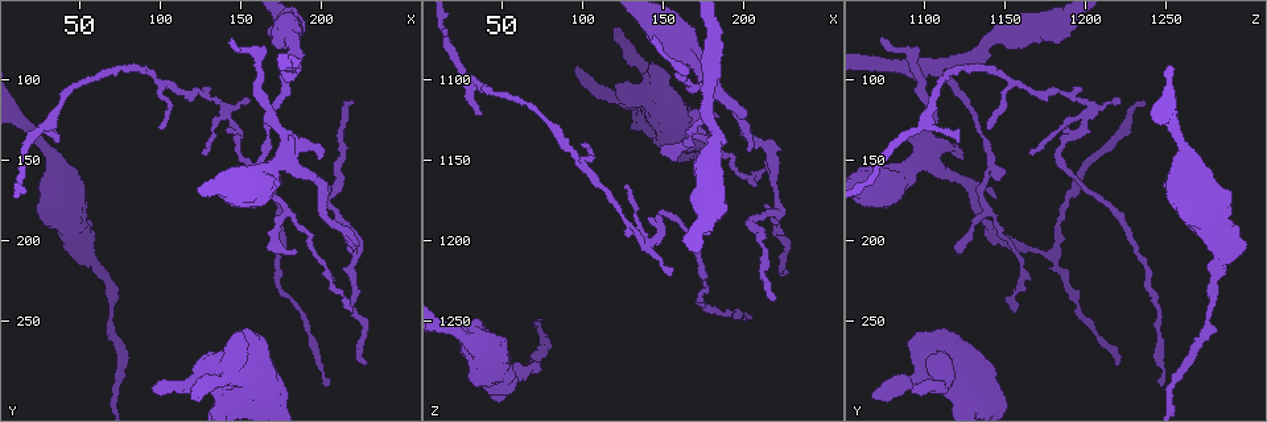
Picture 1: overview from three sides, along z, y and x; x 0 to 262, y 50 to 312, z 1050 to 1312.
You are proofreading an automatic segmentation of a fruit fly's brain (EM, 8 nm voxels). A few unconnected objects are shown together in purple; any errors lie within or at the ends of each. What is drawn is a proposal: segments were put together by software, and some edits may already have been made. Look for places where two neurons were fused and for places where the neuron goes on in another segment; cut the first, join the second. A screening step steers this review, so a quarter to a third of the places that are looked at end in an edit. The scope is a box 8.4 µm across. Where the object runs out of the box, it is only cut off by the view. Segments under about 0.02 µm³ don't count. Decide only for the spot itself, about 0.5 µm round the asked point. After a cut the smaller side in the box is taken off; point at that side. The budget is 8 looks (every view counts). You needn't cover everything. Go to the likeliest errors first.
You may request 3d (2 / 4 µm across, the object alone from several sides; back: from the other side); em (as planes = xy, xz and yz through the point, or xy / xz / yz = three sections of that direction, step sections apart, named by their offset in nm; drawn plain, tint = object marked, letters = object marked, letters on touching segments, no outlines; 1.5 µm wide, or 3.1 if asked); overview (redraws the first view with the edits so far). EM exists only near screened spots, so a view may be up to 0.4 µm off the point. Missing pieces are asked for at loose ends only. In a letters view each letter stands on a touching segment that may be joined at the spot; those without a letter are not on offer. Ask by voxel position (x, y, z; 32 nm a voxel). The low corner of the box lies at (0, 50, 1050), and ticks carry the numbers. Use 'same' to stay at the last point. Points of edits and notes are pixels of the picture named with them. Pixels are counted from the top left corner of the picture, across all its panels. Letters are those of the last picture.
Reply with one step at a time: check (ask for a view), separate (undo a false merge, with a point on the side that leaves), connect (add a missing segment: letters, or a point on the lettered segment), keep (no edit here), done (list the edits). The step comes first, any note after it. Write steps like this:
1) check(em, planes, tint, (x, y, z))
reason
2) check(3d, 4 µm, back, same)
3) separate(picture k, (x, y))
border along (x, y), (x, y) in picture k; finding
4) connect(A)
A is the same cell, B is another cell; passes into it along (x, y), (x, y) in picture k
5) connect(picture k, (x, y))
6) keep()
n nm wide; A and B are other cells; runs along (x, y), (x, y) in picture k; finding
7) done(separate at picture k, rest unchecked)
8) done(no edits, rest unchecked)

check(3d, 2 µm, (140, 122, 1202))

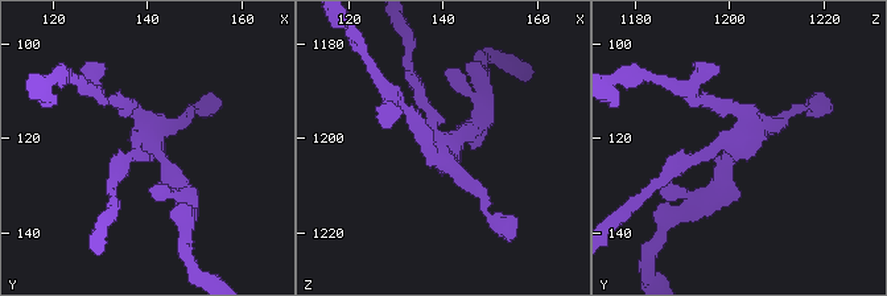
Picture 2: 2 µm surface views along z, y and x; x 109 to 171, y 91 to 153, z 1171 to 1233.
check(em, planes, letters, (140, 121, 1202))

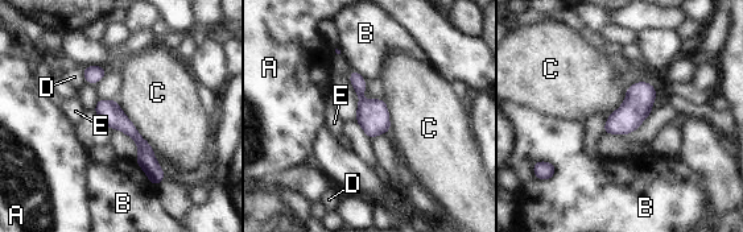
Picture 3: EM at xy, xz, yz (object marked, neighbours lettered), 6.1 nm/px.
keep()
140 nm wide; A, B, C, D and E are other cells; border along (115, 100), (155, 152) in picture 3; continuous, no second neuron

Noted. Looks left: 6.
check(3d, 2 µm, (96, 296, 1092))
branch stops here

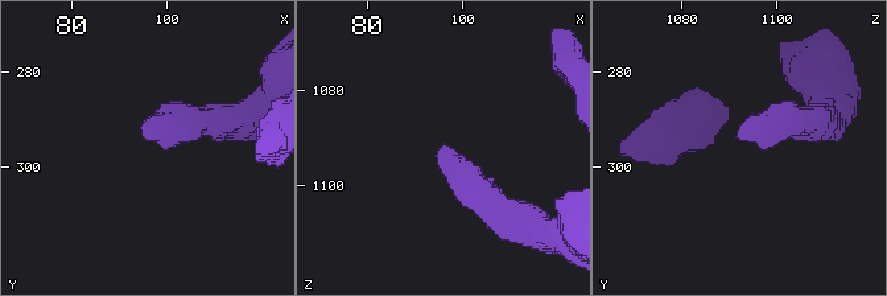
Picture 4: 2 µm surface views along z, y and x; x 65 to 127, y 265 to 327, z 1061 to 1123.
check(em, xz, step 4, tint, (97, 294, 1092))
need the tissue

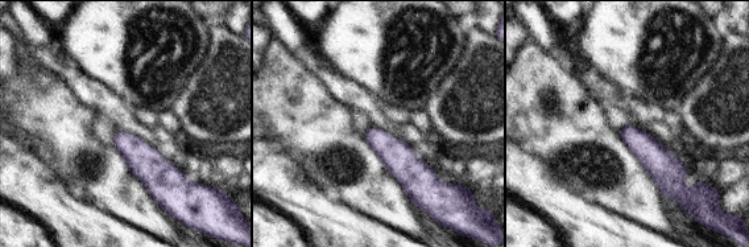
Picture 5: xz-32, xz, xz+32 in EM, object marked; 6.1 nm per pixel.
check(em, xz, step 4, letters, same)
see the neighbours

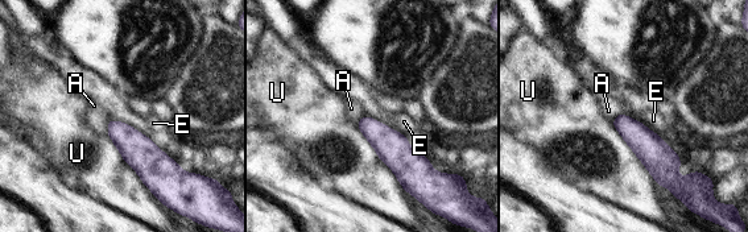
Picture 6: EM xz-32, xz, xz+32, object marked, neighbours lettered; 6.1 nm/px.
keep()
U touches over 500 nm; A, E and U are other cells; border along (618, 114), (612, 120) in picture 6; none of them fits

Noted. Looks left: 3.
check(3d, 2 µm, back, (198, 148, 1122))
an open end

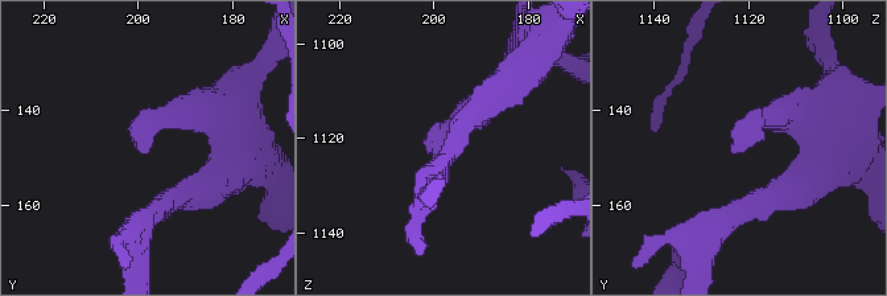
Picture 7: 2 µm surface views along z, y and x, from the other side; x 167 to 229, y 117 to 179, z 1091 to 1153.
check(em, yz, step 8, letters, (197, 148, 1123))

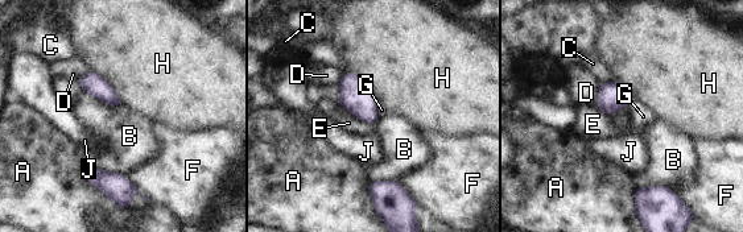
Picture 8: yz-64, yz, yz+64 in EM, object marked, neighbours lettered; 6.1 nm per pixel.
check(em, planes, letters, same)

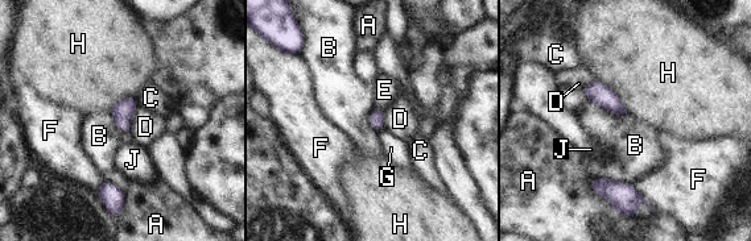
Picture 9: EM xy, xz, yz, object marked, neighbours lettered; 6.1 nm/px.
keep()
A, B, C, D, E, F, G, H and J are other cells; none of them fits

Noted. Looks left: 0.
done(no edits, rest unchecked)

